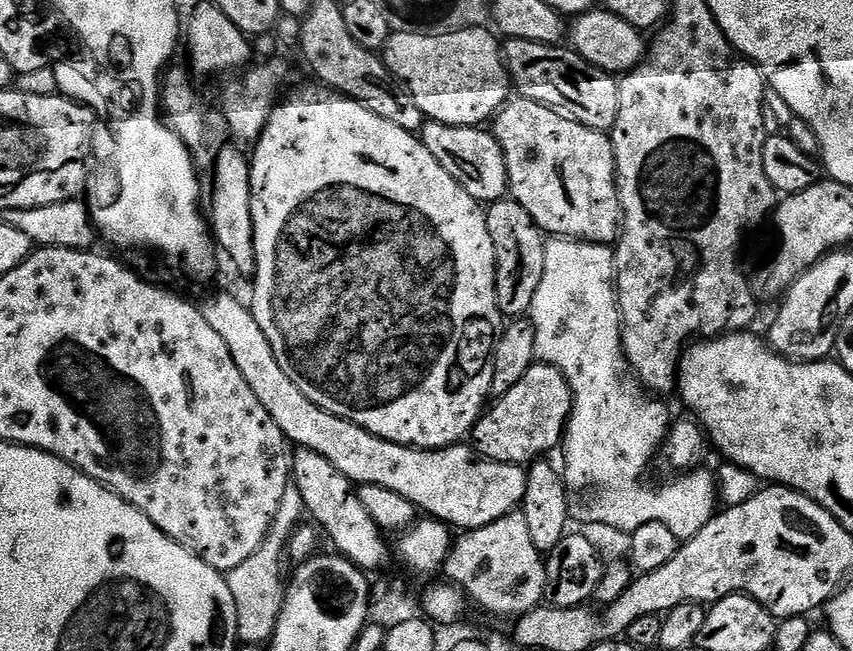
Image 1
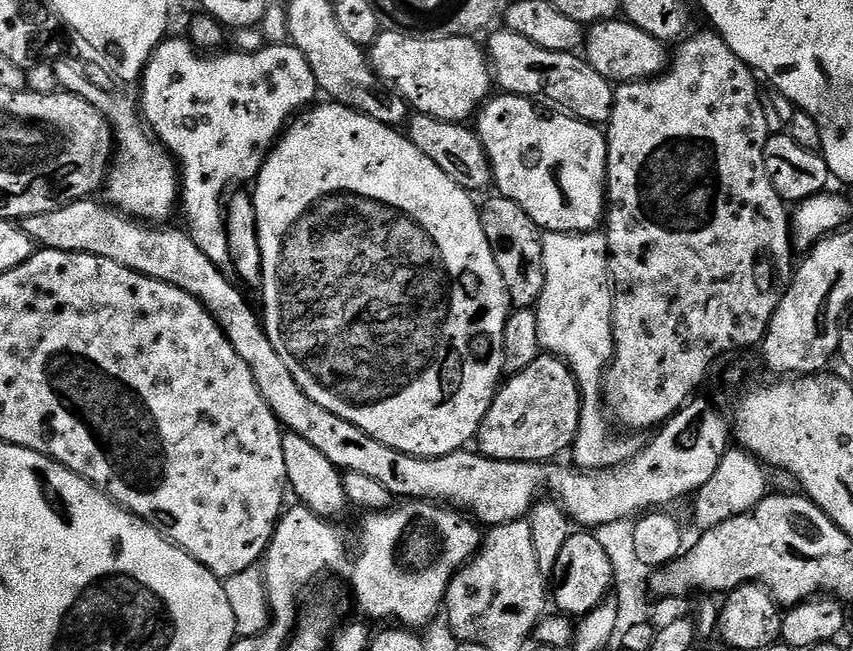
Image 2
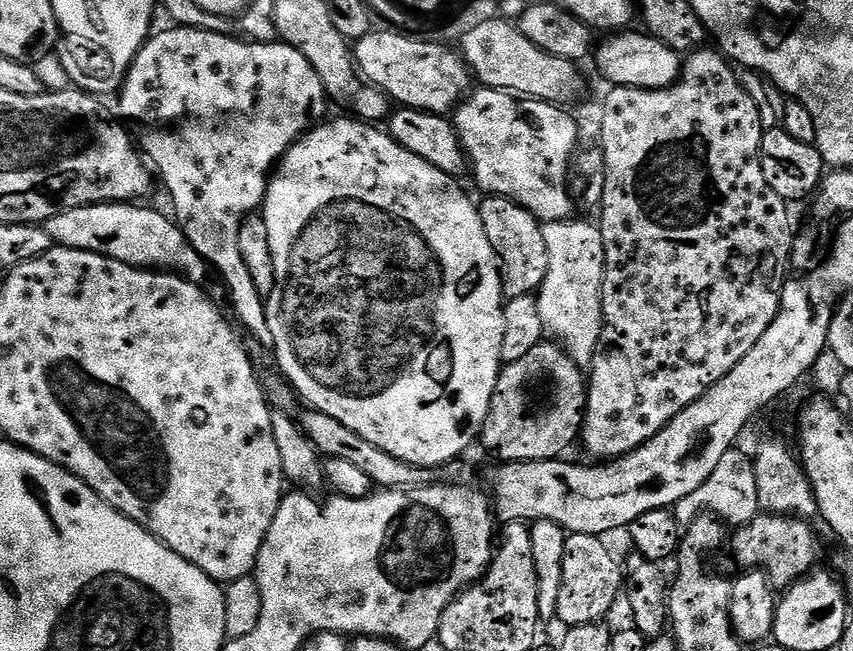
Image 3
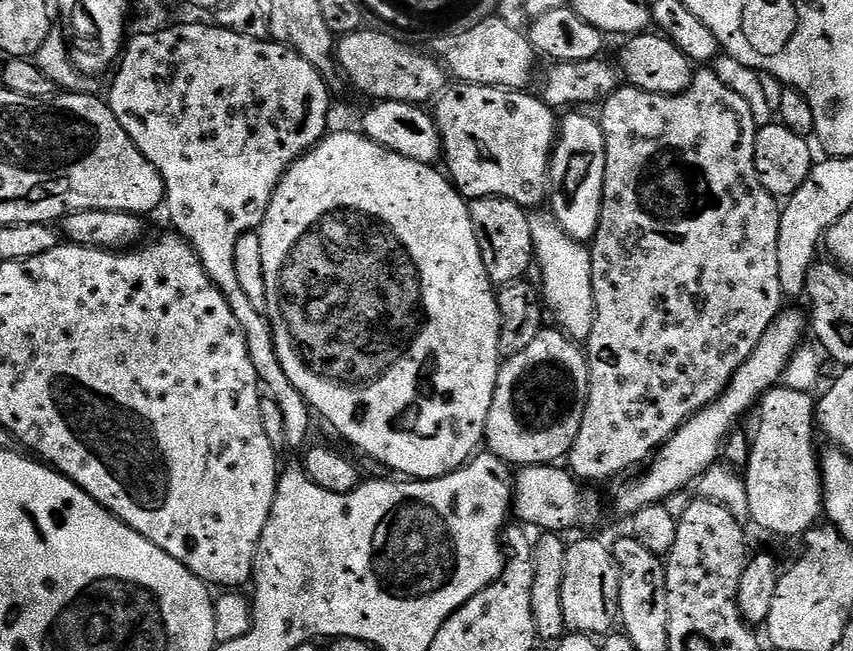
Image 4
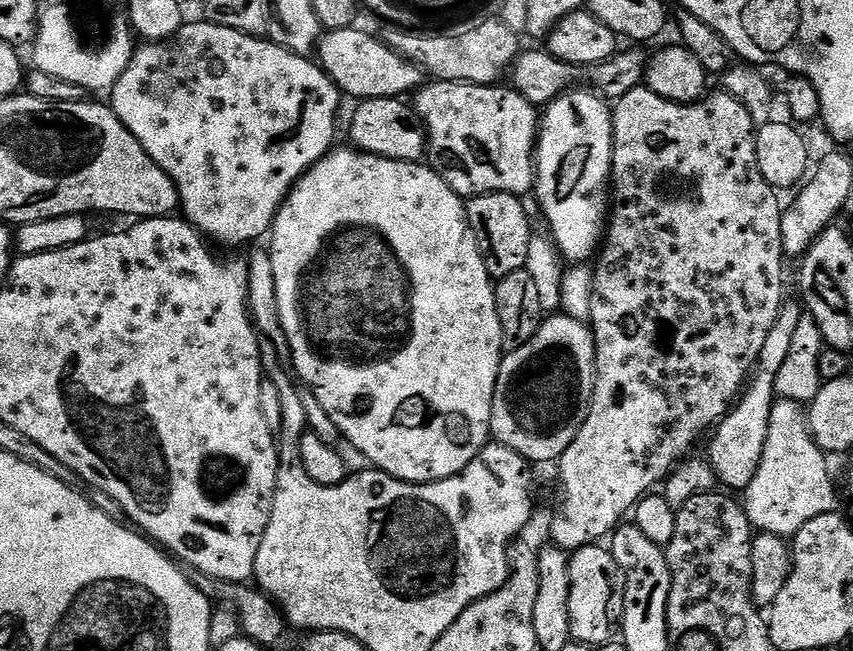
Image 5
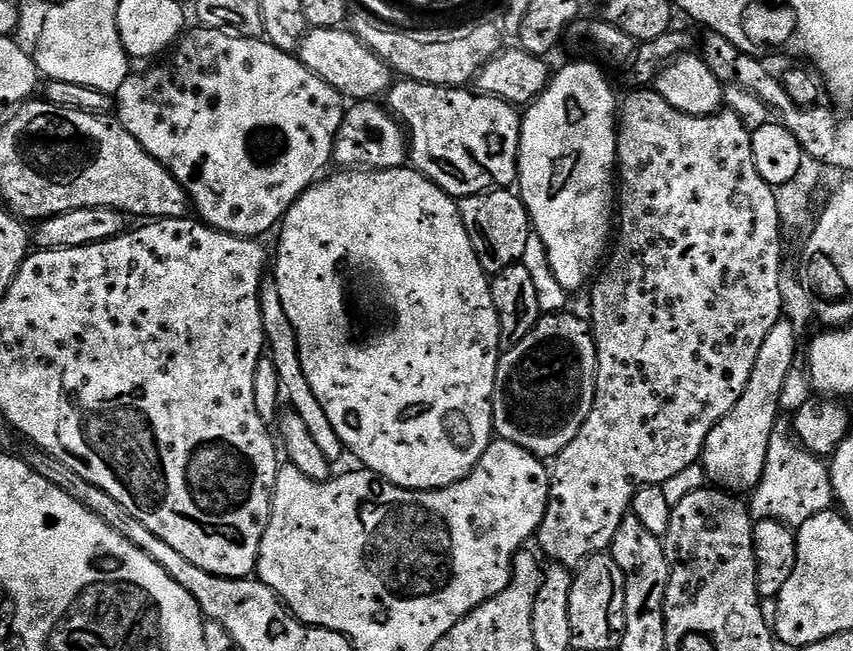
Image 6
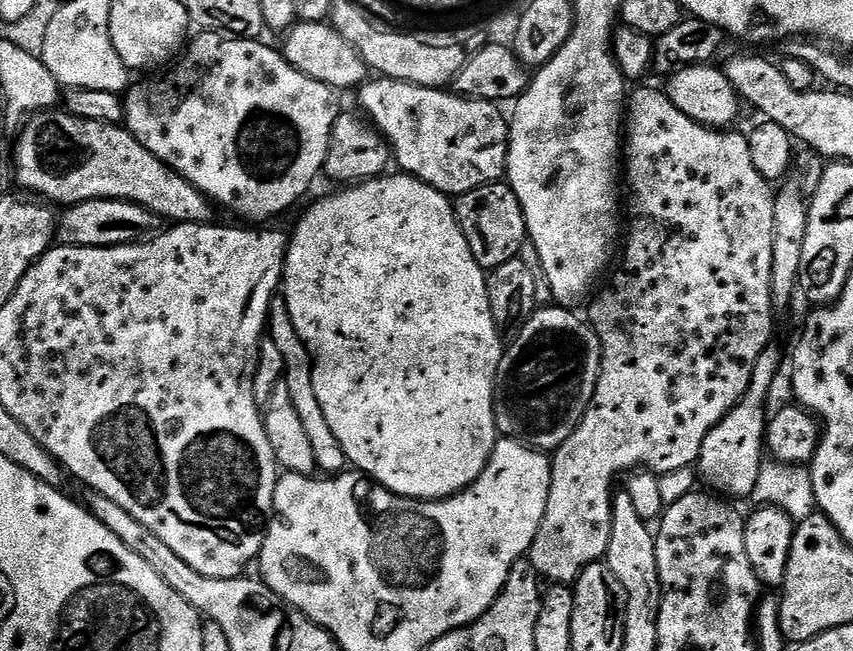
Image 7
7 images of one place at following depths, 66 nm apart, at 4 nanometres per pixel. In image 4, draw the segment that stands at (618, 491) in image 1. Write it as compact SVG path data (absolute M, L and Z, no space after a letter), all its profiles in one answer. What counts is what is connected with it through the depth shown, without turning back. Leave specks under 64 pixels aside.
M536 210L528 217L530 222L530 238L532 239L532 250L535 263L540 268L540 276L544 279L542 284L542 300L549 313L556 312L555 323L560 331L571 336L577 342L587 341L588 335L592 333L592 324L596 321L594 310L594 282L592 281L592 254L581 241L568 236L566 230L556 221L556 217L548 210Z

